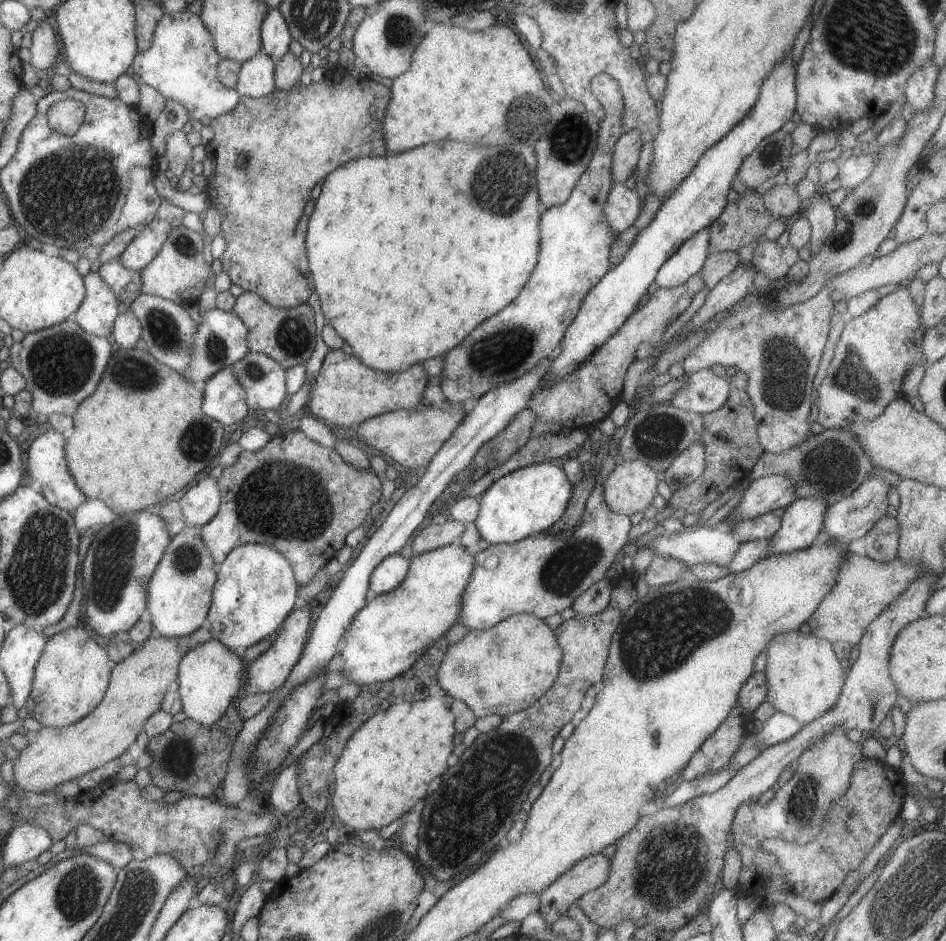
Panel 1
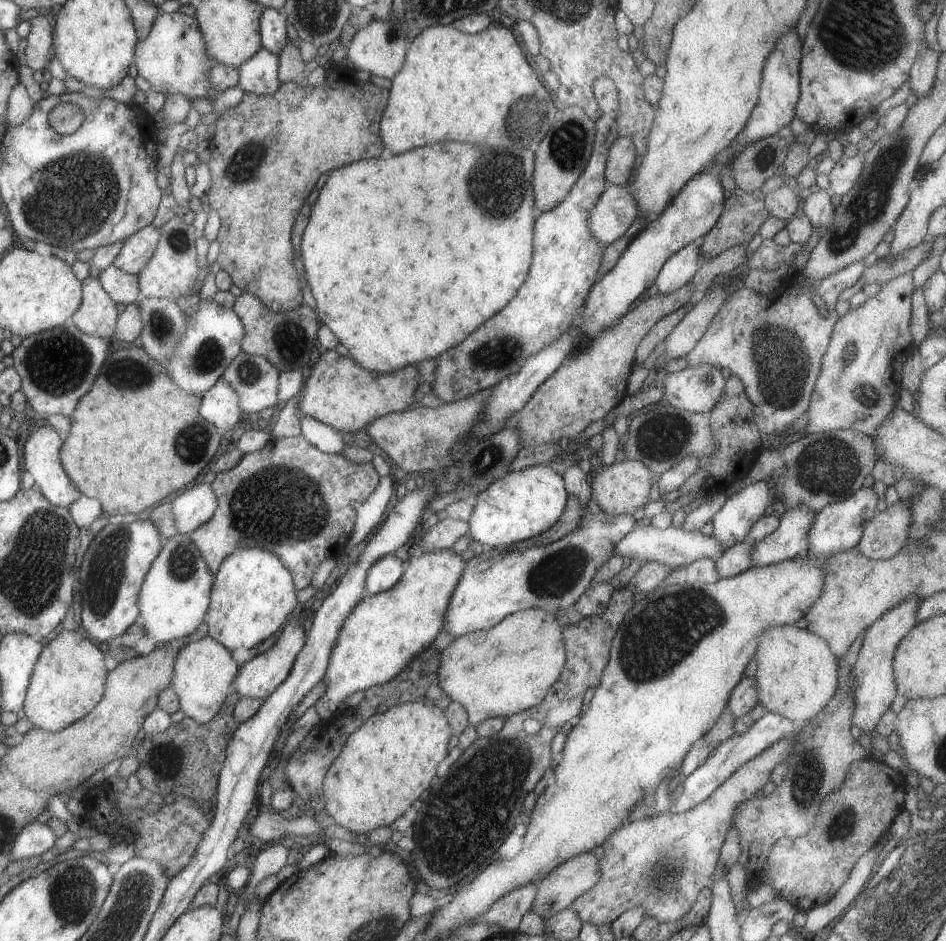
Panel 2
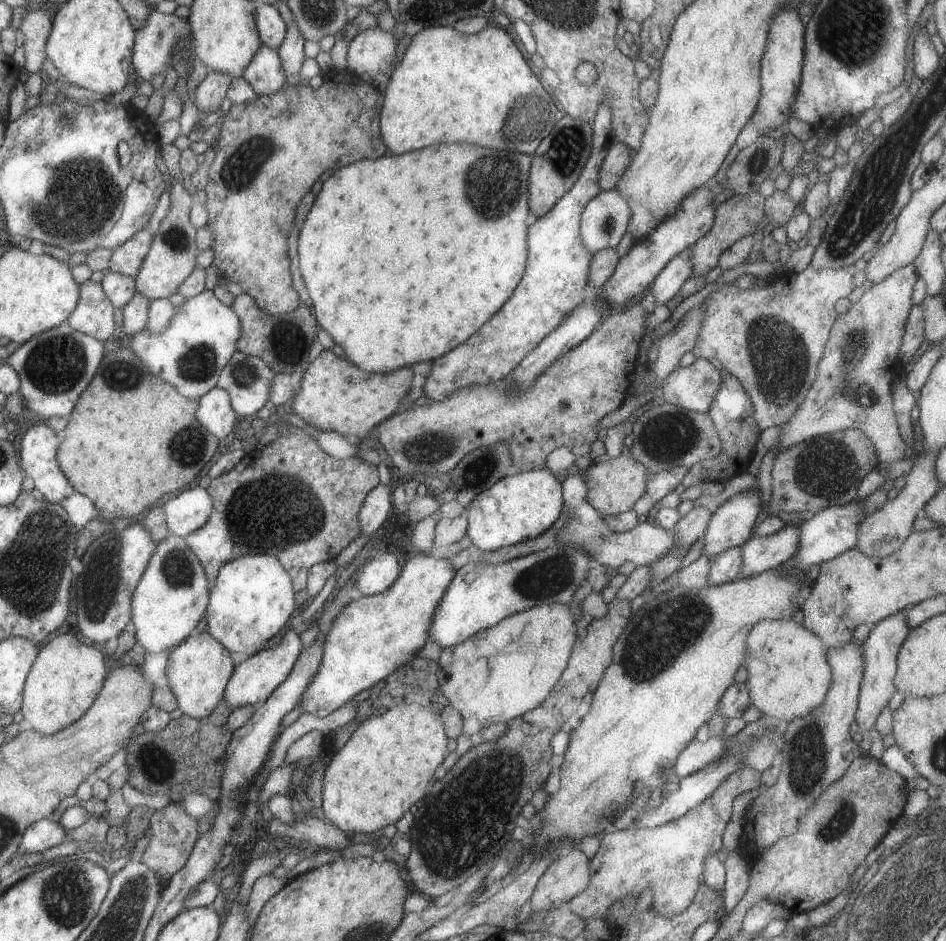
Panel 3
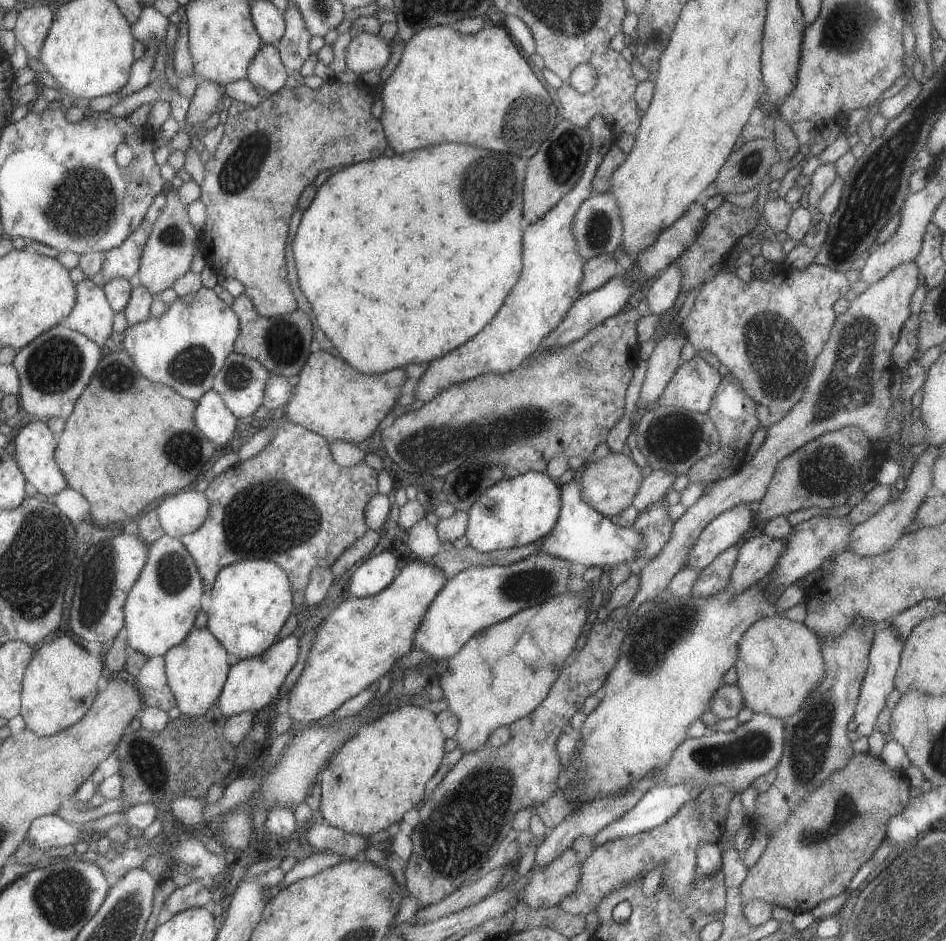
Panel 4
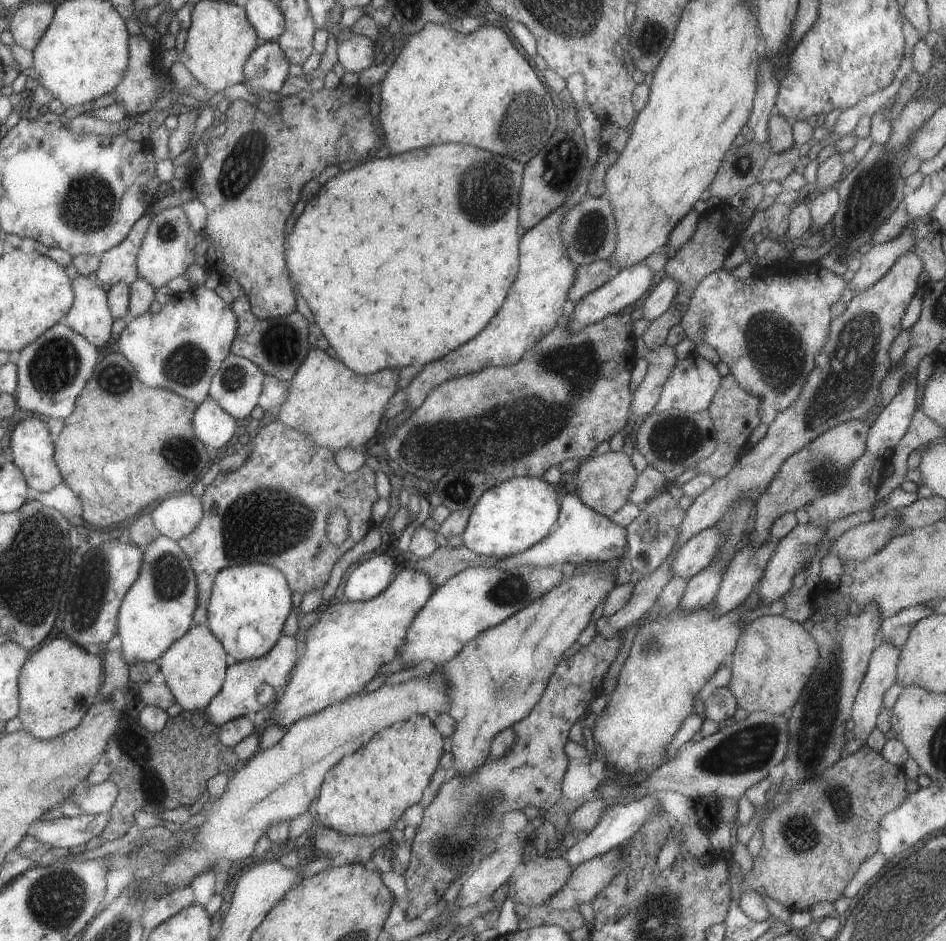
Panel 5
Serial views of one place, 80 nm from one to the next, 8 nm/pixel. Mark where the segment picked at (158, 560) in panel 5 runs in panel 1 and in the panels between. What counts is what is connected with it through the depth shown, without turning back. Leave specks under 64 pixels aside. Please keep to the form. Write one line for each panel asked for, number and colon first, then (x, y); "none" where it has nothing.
1: (177, 597)
2: (174, 596)
3: (171, 596)
4: (159, 610)

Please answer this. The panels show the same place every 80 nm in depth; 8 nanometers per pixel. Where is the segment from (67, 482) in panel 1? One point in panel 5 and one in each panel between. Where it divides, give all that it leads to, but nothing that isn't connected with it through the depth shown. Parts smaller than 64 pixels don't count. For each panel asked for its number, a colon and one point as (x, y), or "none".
2: (40, 457)
3: (37, 449)
4: (33, 448)
5: (31, 448)

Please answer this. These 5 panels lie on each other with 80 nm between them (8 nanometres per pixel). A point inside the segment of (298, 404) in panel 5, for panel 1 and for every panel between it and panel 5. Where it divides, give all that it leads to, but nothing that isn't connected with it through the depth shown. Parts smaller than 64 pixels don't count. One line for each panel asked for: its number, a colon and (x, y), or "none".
1: (345, 392)
2: (337, 392)
3: (334, 395)
4: (332, 399)

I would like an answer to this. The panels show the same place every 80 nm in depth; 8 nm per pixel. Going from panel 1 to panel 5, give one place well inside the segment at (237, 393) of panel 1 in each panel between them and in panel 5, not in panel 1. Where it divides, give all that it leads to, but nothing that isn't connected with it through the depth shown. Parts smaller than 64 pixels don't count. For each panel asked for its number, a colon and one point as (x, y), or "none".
2: (218, 406)
3: (214, 412)
4: (215, 421)
5: (213, 426)

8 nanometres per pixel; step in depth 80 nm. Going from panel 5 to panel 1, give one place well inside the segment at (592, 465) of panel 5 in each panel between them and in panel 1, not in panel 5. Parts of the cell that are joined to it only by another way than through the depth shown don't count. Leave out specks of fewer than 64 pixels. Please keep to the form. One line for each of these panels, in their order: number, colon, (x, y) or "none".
1: (629, 488)
2: (623, 487)
3: (613, 486)
4: (608, 484)

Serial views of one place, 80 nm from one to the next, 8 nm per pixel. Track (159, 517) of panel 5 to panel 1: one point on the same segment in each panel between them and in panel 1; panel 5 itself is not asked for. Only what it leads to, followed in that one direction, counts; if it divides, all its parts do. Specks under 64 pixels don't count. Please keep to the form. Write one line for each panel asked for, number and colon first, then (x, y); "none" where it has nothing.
1: (198, 504)
2: (194, 506)
3: (184, 512)
4: (181, 513)

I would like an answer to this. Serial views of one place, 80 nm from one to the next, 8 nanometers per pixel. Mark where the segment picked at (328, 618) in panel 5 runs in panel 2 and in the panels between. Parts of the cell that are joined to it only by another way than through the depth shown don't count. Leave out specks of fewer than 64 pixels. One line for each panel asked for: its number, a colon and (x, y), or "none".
2: (384, 632)
3: (372, 636)
4: (362, 639)

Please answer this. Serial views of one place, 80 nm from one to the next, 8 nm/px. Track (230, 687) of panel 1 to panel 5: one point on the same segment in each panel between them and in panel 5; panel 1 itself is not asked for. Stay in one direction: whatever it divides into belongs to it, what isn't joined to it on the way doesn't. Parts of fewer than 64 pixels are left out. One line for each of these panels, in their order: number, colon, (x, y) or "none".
2: (203, 671)
3: (197, 670)
4: (196, 669)
5: (193, 667)

